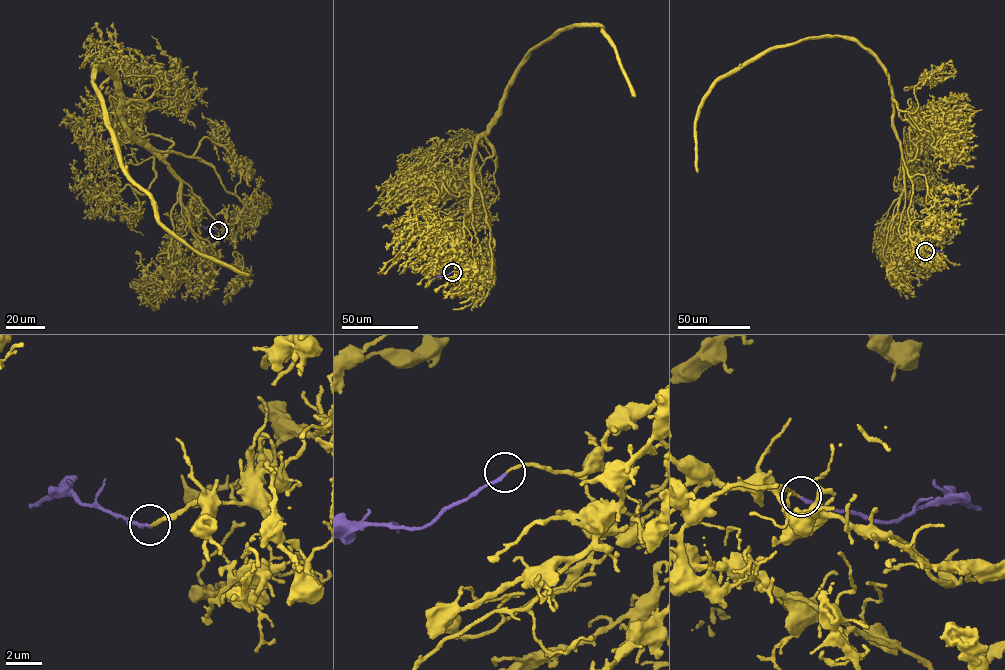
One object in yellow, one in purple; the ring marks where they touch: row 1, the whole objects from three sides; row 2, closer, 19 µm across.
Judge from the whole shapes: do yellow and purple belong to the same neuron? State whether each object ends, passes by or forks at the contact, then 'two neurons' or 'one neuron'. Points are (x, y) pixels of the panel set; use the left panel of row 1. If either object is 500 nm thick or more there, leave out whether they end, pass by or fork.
yellow ends | purple ends | one neuron

